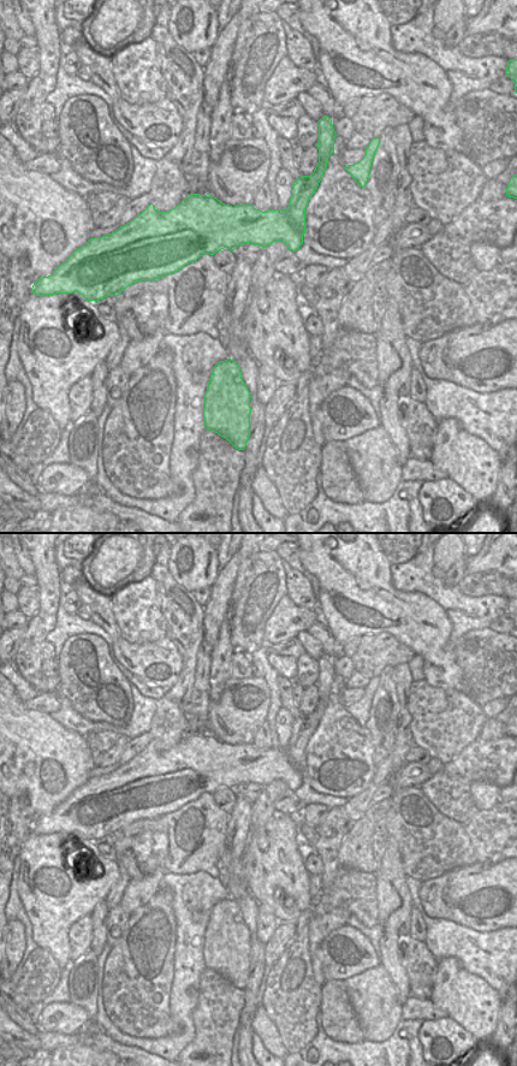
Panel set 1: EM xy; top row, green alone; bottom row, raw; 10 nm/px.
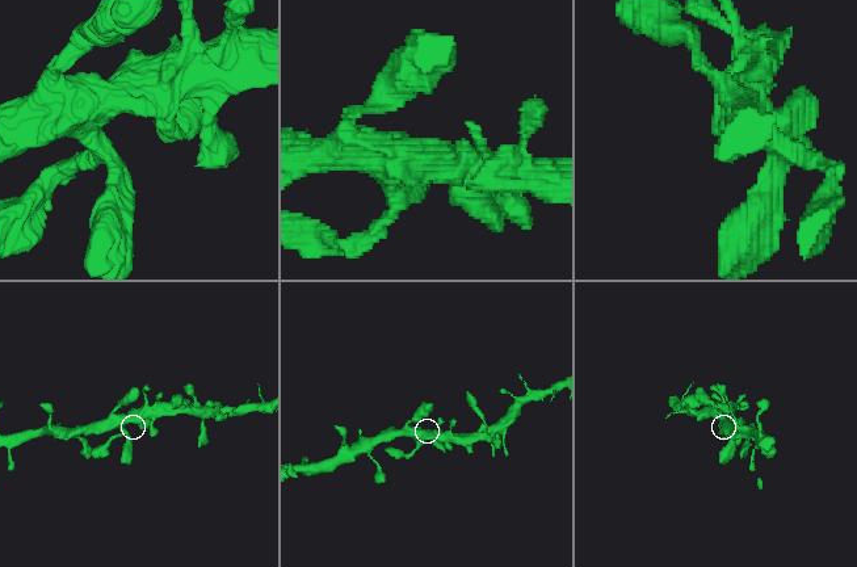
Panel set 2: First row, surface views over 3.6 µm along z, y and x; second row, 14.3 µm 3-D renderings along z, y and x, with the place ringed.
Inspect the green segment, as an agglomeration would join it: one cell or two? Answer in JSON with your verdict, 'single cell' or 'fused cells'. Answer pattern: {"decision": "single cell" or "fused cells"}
{"decision": "single cell"}

